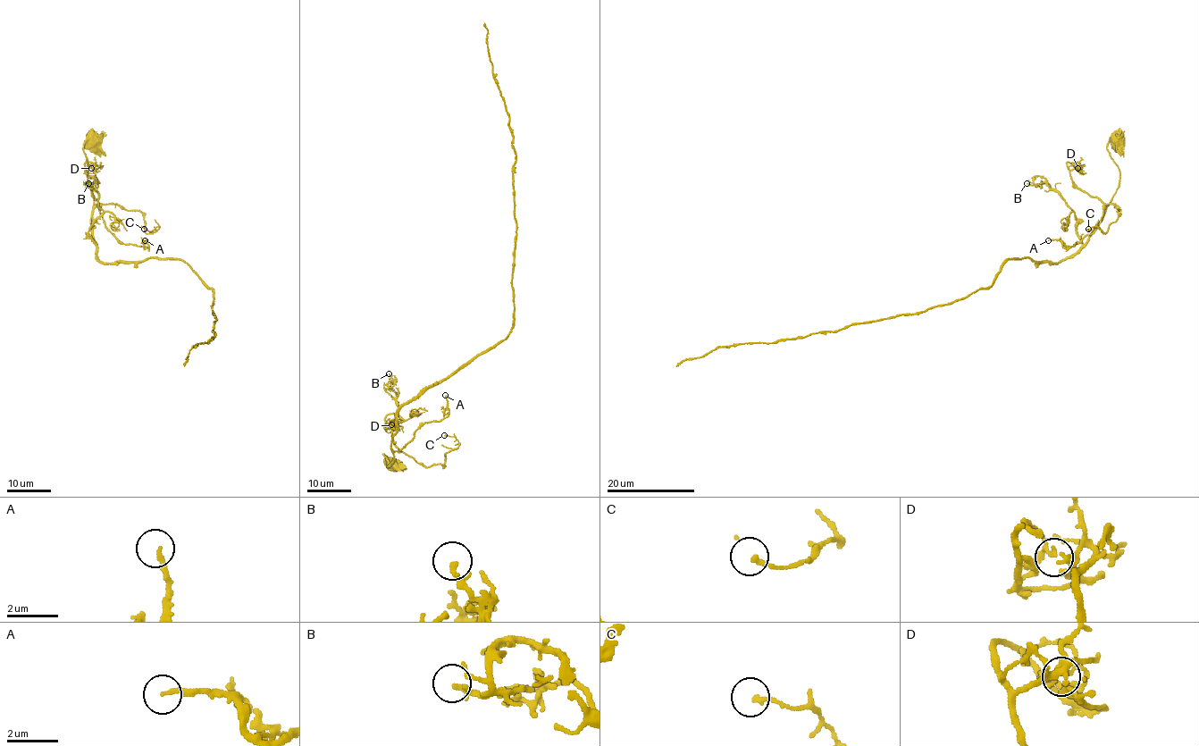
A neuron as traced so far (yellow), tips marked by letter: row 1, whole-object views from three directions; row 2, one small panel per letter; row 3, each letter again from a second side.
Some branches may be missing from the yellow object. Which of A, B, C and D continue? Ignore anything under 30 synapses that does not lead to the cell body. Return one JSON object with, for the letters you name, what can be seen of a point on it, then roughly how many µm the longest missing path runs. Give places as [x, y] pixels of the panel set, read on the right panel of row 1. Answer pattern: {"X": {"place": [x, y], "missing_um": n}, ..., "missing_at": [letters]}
{"missing_at": []}

